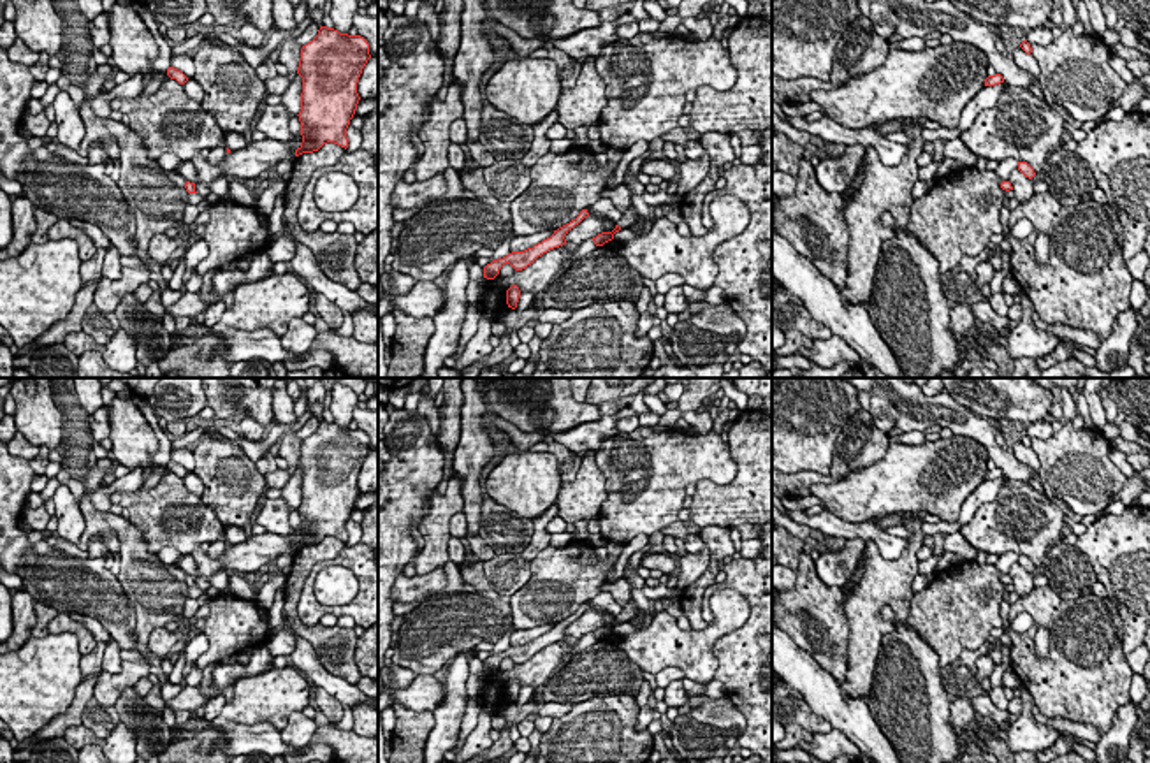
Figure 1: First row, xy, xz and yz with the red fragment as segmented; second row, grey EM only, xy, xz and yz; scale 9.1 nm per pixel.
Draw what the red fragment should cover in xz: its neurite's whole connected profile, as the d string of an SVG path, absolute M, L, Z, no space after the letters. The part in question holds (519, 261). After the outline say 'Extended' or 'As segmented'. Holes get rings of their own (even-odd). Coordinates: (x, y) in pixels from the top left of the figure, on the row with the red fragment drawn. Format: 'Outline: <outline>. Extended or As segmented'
Outline: M582 209L575 220L554 230L550 237L543 239L533 248L528 248L524 251L512 251L503 258L492 260L491 264L484 267L484 278L494 280L505 264L510 264L515 271L526 269L549 250L566 244L564 236L587 216L589 216L587 209Z. As segmented

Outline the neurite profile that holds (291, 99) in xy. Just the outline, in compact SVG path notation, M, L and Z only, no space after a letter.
M297 74L292 81L290 86L287 88L287 91L281 95L281 102L290 118L297 116L301 111L301 93L302 93L302 77Z

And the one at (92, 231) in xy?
M69 220L74 227L81 229L91 241L93 244L98 248L104 248L106 251L111 248L111 241L106 237L106 234L90 222L83 222L83 220Z

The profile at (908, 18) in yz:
M869 0L869 18L874 32L883 39L893 35L925 37L932 30L948 33L953 42L965 42L979 47L988 63L1008 84L1027 88L1037 77L1020 69L1013 58L1004 56L995 47L992 26L974 21L969 14L957 9L950 0Z

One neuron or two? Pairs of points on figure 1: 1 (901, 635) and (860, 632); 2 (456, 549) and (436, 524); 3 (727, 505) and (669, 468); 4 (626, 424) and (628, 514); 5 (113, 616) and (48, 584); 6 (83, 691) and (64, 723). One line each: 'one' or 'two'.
1: two
2: two
3: two
4: two
5: one
6: one

